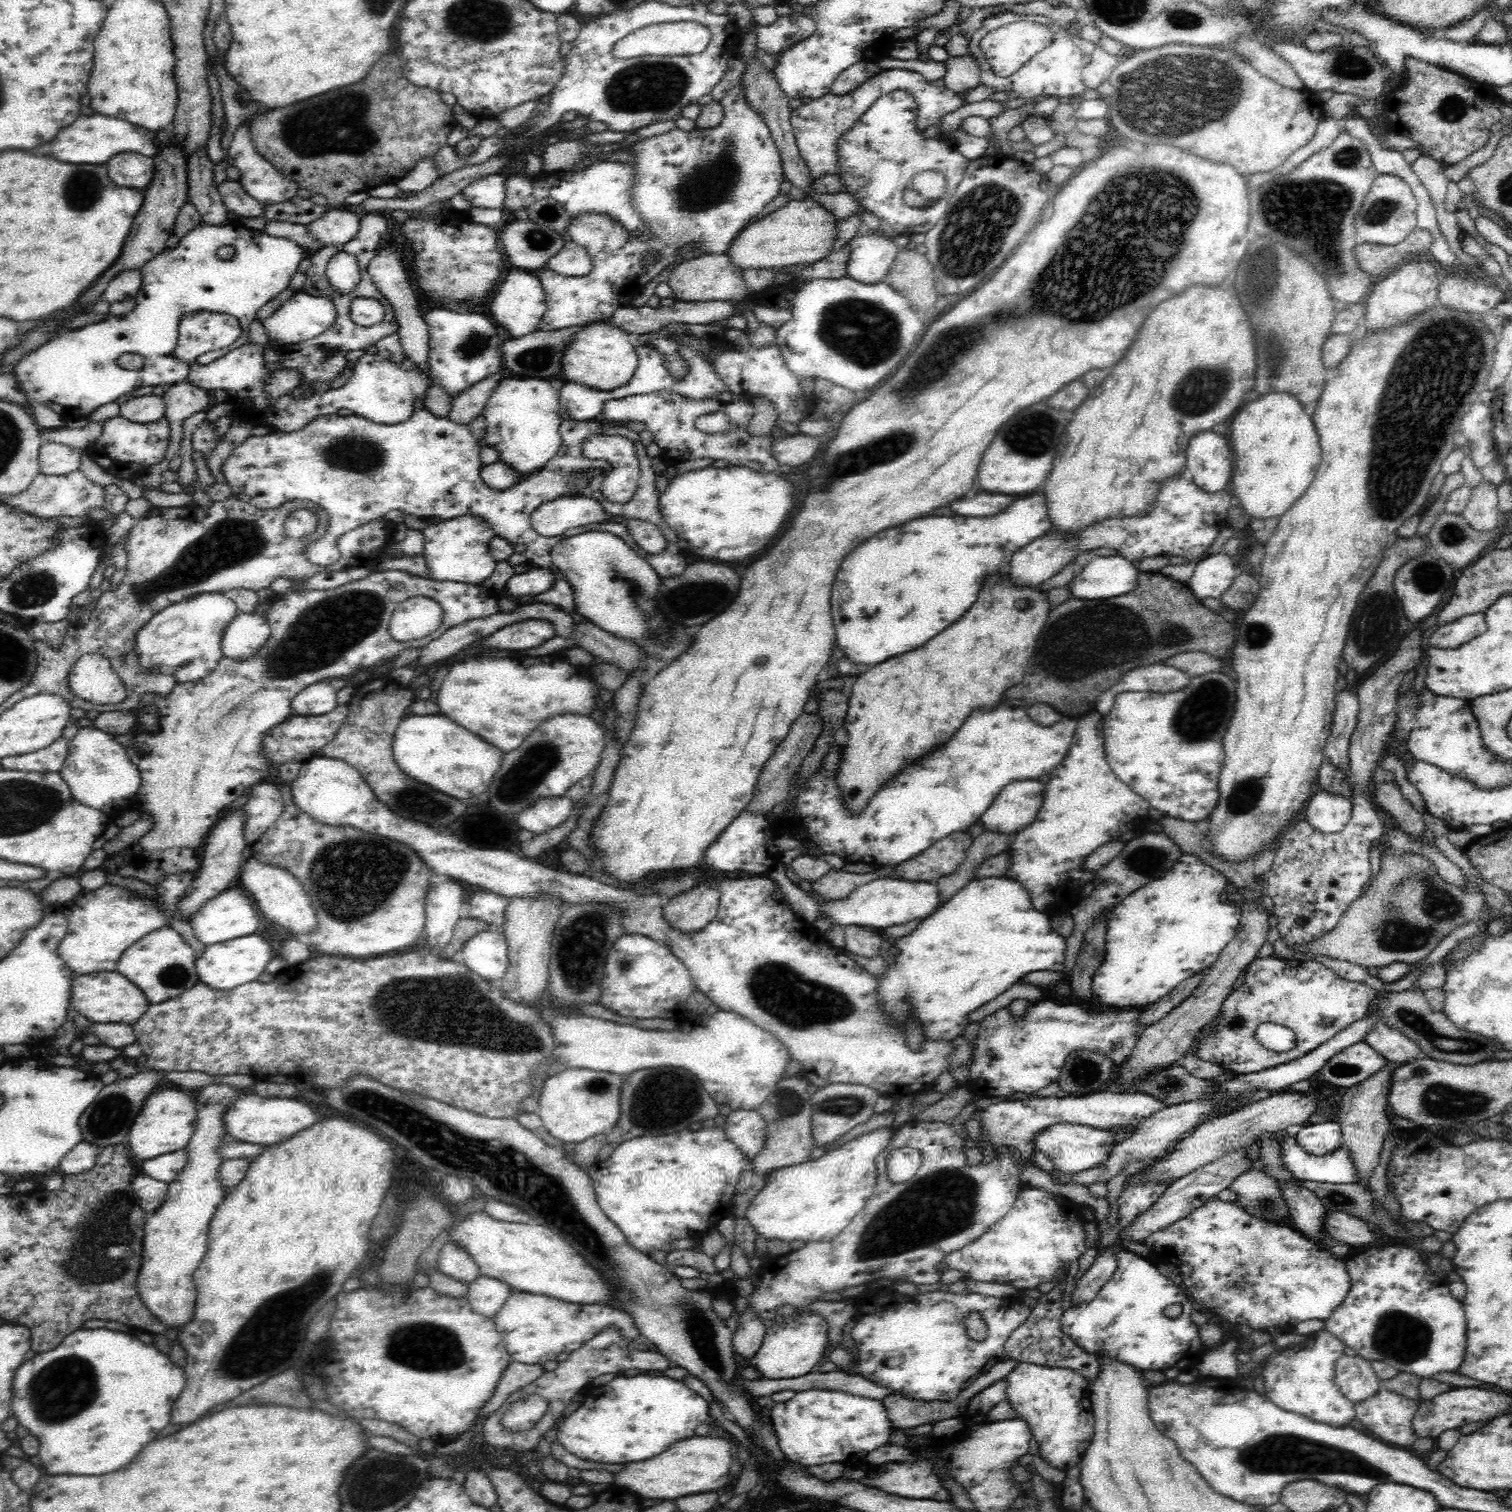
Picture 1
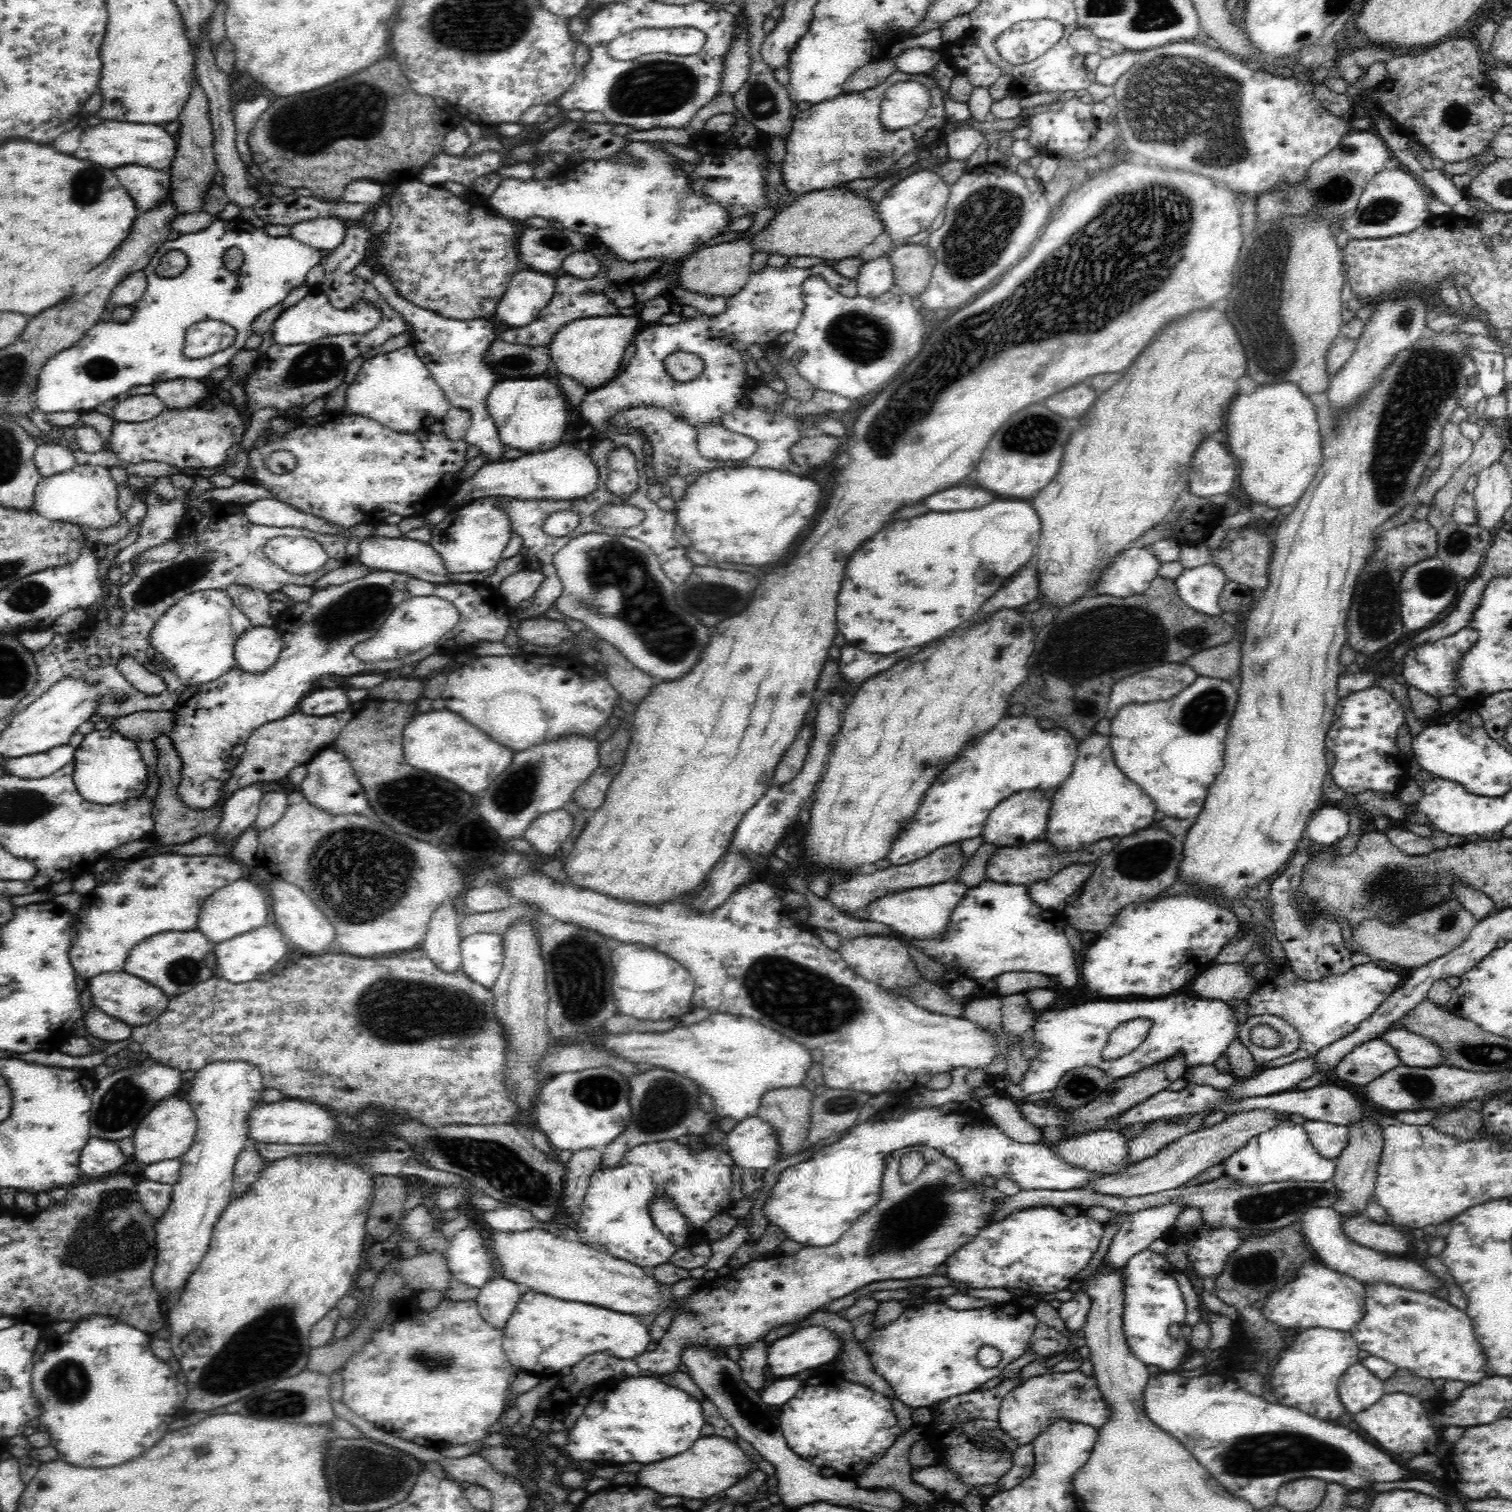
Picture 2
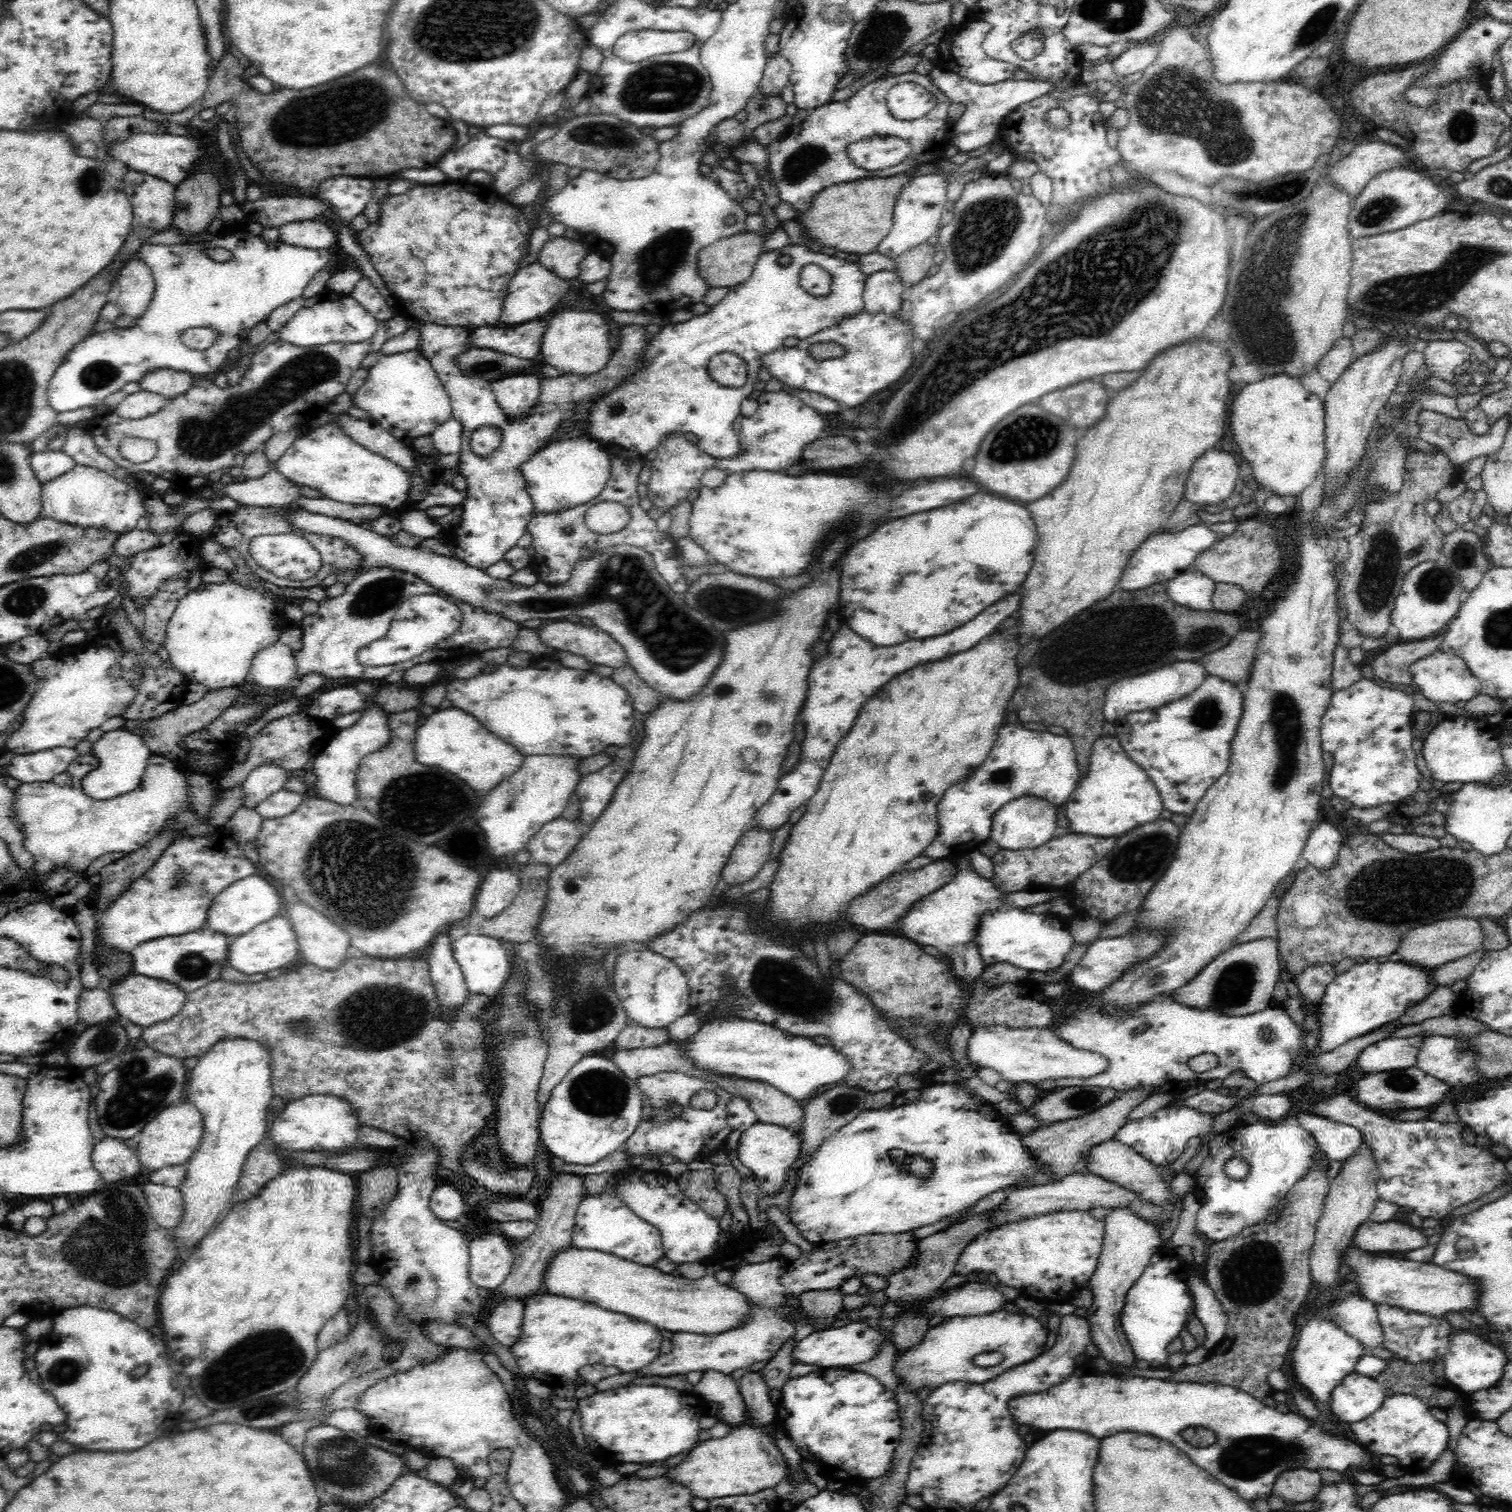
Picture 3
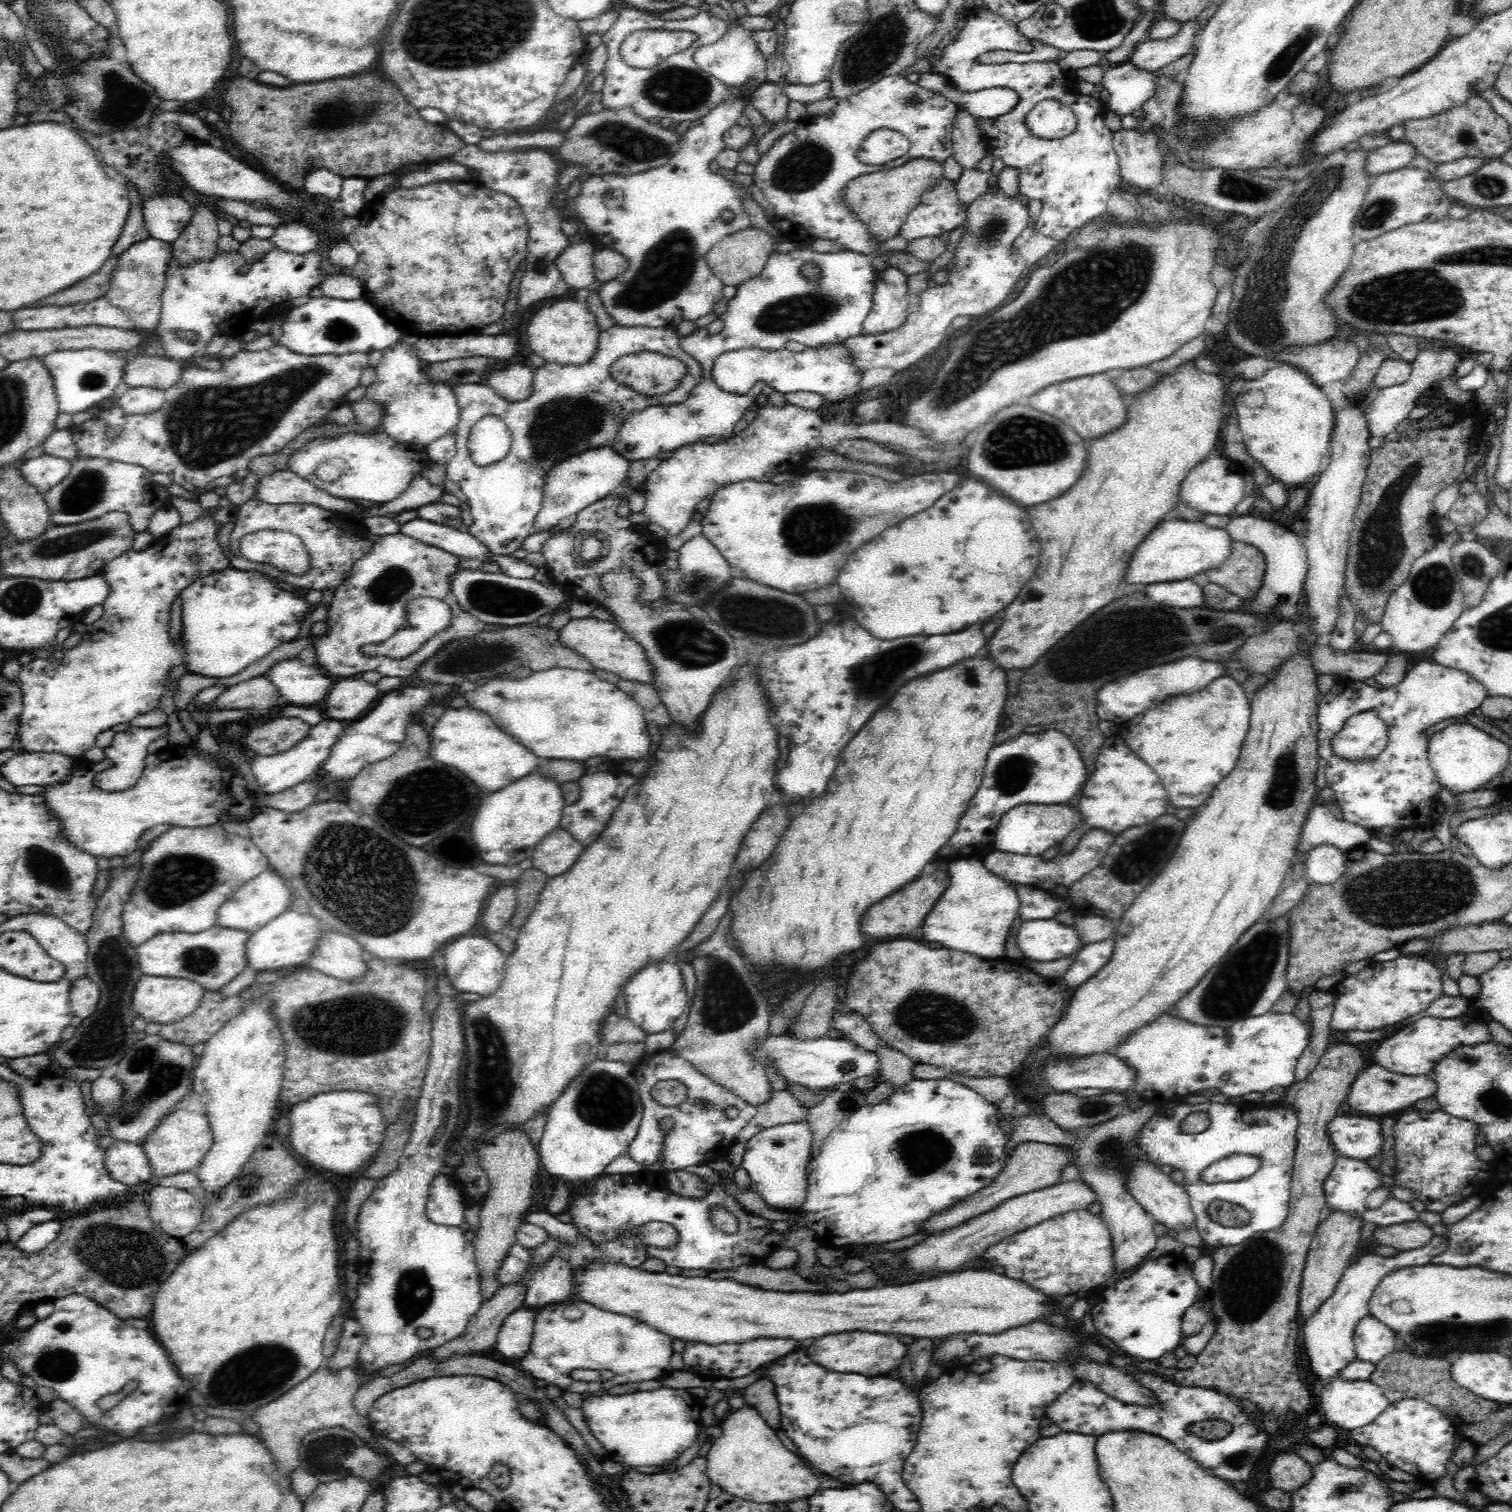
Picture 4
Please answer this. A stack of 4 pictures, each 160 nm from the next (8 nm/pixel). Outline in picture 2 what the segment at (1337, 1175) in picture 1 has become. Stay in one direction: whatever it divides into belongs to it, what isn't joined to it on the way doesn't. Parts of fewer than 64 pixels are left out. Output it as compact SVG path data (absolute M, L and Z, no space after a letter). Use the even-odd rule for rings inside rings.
M1287 1118L1274 1128L1252 1136L1242 1148L1220 1160L1220 1165L1223 1167L1224 1179L1250 1189L1277 1182L1326 1182L1332 1180L1335 1170L1335 1161L1324 1158L1313 1148L1303 1125Z

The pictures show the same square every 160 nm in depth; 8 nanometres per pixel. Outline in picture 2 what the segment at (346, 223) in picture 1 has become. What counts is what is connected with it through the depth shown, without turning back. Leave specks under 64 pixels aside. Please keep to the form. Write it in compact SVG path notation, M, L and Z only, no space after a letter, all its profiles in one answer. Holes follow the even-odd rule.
M326 217L294 224L288 235L311 248L329 253L340 246L346 231L339 218Z

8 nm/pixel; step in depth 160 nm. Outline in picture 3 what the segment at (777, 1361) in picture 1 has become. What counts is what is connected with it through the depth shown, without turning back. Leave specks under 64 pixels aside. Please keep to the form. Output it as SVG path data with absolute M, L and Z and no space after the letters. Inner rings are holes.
M856 1322L856 1324L848 1324L848 1326L842 1326L842 1328L830 1328L826 1332L814 1332L810 1334L806 1340L802 1340L795 1347L792 1348L792 1360L793 1362L804 1362L804 1364L816 1364L820 1368L838 1368L838 1366L854 1366L854 1364L862 1364L870 1358L874 1358L878 1354L878 1350L884 1345L884 1340L890 1340L890 1338L884 1338L880 1332L872 1330L870 1326L866 1326L864 1322Z

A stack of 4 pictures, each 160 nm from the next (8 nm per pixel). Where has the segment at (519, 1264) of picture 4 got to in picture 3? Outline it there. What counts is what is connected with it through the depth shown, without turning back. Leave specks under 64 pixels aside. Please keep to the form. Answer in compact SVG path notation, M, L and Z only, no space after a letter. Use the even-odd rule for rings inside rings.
M500 1233L471 1239L469 1277L480 1289L498 1288L512 1270L517 1256L517 1242Z

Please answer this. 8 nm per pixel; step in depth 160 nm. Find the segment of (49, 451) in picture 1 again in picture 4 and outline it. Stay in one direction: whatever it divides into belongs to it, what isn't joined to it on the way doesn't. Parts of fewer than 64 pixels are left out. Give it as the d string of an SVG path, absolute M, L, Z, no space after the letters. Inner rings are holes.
M40 456L32 460L19 463L19 474L40 495L44 496L48 490L60 484L69 474L72 462L55 458L54 456Z

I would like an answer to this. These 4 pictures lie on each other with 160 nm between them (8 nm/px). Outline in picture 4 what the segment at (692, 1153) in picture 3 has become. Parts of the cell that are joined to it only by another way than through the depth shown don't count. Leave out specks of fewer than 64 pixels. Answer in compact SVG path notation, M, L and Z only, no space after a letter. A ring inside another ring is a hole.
M666 1050L660 1054L654 1054L648 1064L638 1064L634 1072L639 1086L641 1101L643 1102L643 1117L626 1154L640 1165L651 1165L656 1161L661 1162L664 1172L679 1171L688 1166L708 1164L716 1158L720 1158L734 1144L736 1136L747 1125L747 1122L756 1114L755 1106L748 1104L731 1090L722 1084L716 1084L696 1066L678 1056L673 1050ZM660 1080L679 1080L686 1086L687 1097L677 1106L665 1107L654 1101L650 1092L652 1086ZM728 1107L736 1107L739 1116L736 1119L728 1119L723 1116L722 1110ZM670 1116L674 1120L674 1128L664 1134L658 1126L662 1118Z

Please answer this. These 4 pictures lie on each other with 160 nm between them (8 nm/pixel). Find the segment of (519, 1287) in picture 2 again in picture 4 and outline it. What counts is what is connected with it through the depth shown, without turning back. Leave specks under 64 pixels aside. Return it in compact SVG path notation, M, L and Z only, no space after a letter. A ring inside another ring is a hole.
M518 1309L510 1313L500 1327L495 1349L504 1358L522 1360L531 1345L535 1311Z

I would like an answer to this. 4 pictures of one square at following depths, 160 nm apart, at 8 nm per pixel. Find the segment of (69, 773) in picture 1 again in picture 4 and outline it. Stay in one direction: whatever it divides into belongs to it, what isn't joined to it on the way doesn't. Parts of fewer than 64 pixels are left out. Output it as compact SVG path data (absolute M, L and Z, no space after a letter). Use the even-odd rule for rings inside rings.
M164 723L157 727L133 727L125 732L118 732L114 736L114 740L110 746L105 748L105 753L108 760L114 762L114 767L98 773L95 776L95 785L102 788L106 792L120 792L124 788L130 788L136 784L142 770L144 770L144 760L147 757L146 748L155 740L166 737L169 734L168 723Z

